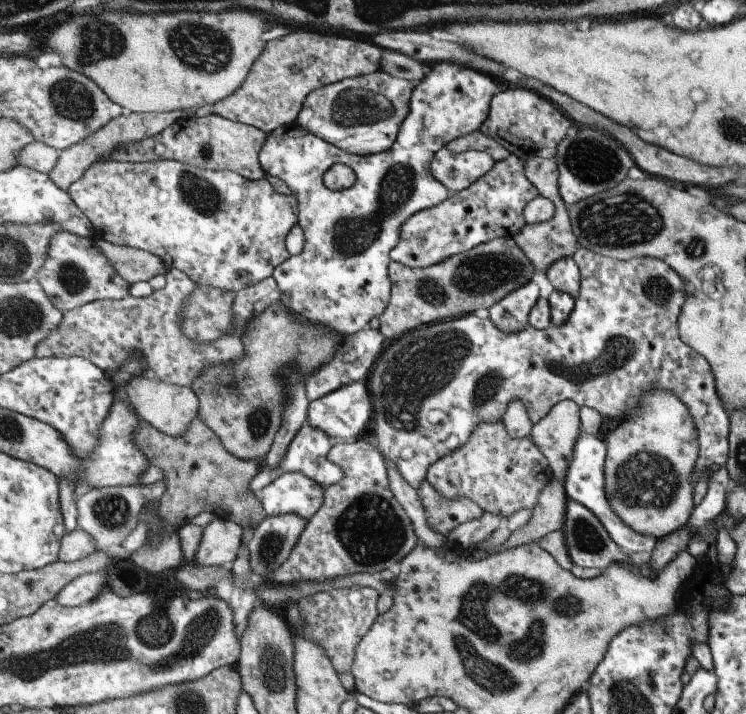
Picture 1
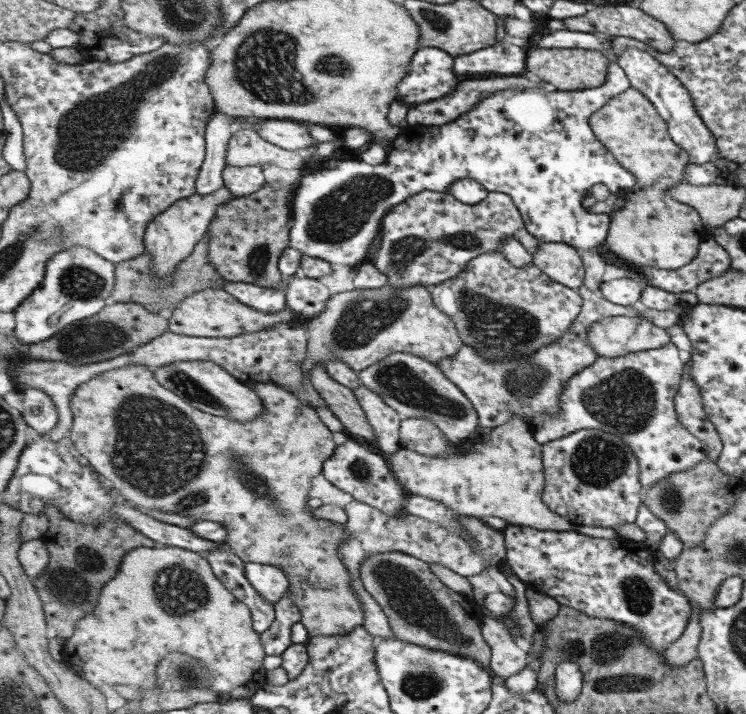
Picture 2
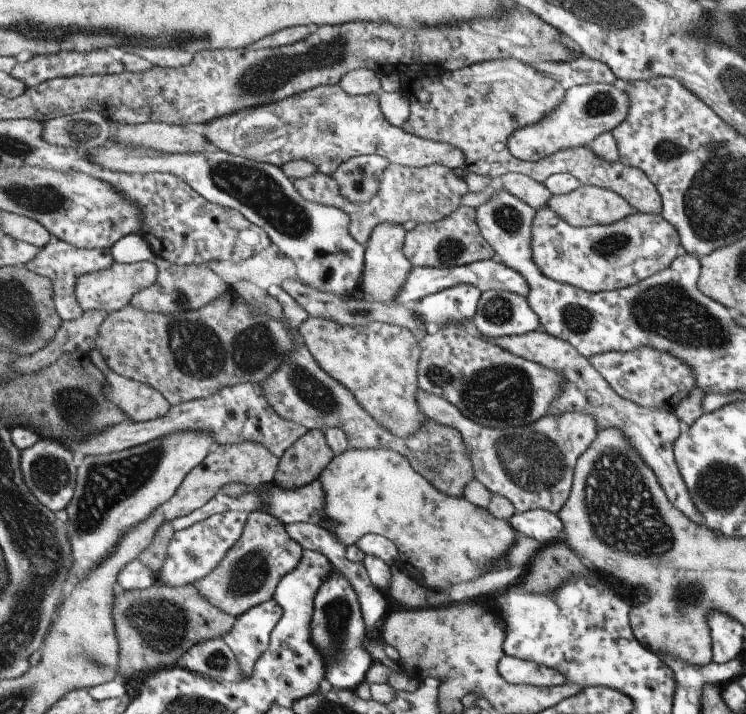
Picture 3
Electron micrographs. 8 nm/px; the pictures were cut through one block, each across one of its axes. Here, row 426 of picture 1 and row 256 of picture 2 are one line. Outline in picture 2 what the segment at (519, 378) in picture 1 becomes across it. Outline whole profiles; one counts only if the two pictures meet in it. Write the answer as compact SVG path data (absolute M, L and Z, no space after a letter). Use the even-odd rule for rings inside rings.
M428 190L408 199L383 219L379 248L373 259L377 268L389 275L388 284L394 287L435 287L463 272L480 254L501 251L507 237L515 237L533 254L541 244L526 228L509 194L489 192L486 200L477 205L460 202L448 192ZM707 235L698 244L697 254L689 264L680 269L663 270L652 266L633 268L651 285L668 293L679 294L693 291L697 285L721 276L730 268L730 258L712 238Z

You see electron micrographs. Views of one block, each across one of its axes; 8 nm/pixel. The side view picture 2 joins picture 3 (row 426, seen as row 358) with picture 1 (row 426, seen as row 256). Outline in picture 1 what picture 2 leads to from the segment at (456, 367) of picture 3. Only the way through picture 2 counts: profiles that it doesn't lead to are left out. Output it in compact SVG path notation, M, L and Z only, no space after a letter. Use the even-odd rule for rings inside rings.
M503 421L482 422L471 438L459 449L441 457L428 470L426 478L437 490L447 498L467 497L482 506L485 511L499 513L509 518L513 512L528 508L533 510L538 503L543 489L555 478L549 456L542 453L540 447L531 436L514 437L504 425Z

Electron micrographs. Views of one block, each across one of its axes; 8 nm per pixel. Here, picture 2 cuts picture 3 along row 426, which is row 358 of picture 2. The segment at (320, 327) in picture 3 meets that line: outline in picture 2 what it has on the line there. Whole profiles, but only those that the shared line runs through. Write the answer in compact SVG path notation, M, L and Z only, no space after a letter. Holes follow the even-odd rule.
M396 352L377 364L360 372L360 381L380 394L389 407L399 411L403 418L425 418L431 420L449 438L451 443L465 444L474 440L479 426L479 414L473 401L440 369L414 354Z

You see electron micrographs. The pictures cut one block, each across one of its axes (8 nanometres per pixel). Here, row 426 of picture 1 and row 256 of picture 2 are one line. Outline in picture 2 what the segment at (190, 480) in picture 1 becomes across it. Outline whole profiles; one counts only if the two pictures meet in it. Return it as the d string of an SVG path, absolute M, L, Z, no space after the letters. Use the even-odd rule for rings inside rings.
M207 232L192 252L192 256L177 265L170 281L154 273L154 256L151 253L146 252L133 260L116 263L116 289L112 294L112 301L117 304L133 302L148 307L154 313L168 315L185 298L218 286L218 280L224 282L224 276L210 259L210 234Z

